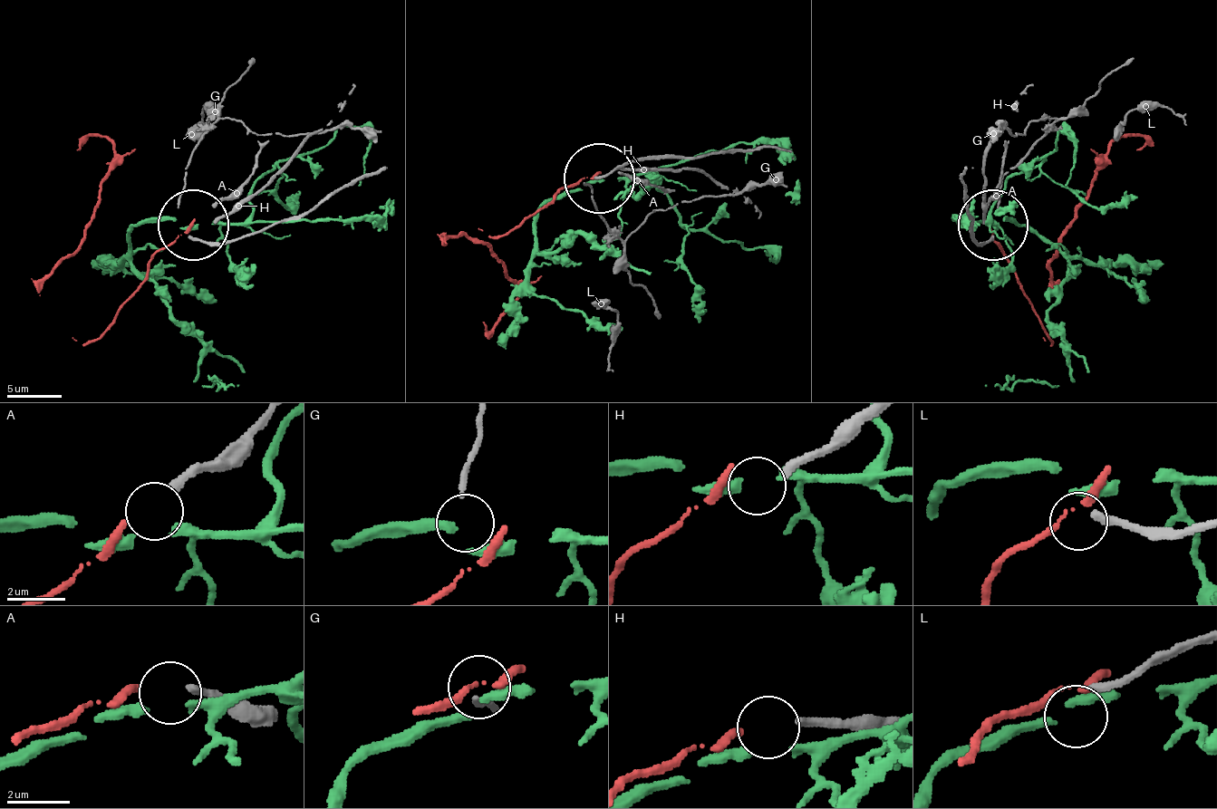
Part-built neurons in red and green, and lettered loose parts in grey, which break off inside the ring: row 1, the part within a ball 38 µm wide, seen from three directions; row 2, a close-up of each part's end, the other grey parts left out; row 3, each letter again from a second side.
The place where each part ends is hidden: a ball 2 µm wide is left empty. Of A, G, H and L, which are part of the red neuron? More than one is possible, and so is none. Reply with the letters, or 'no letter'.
A

